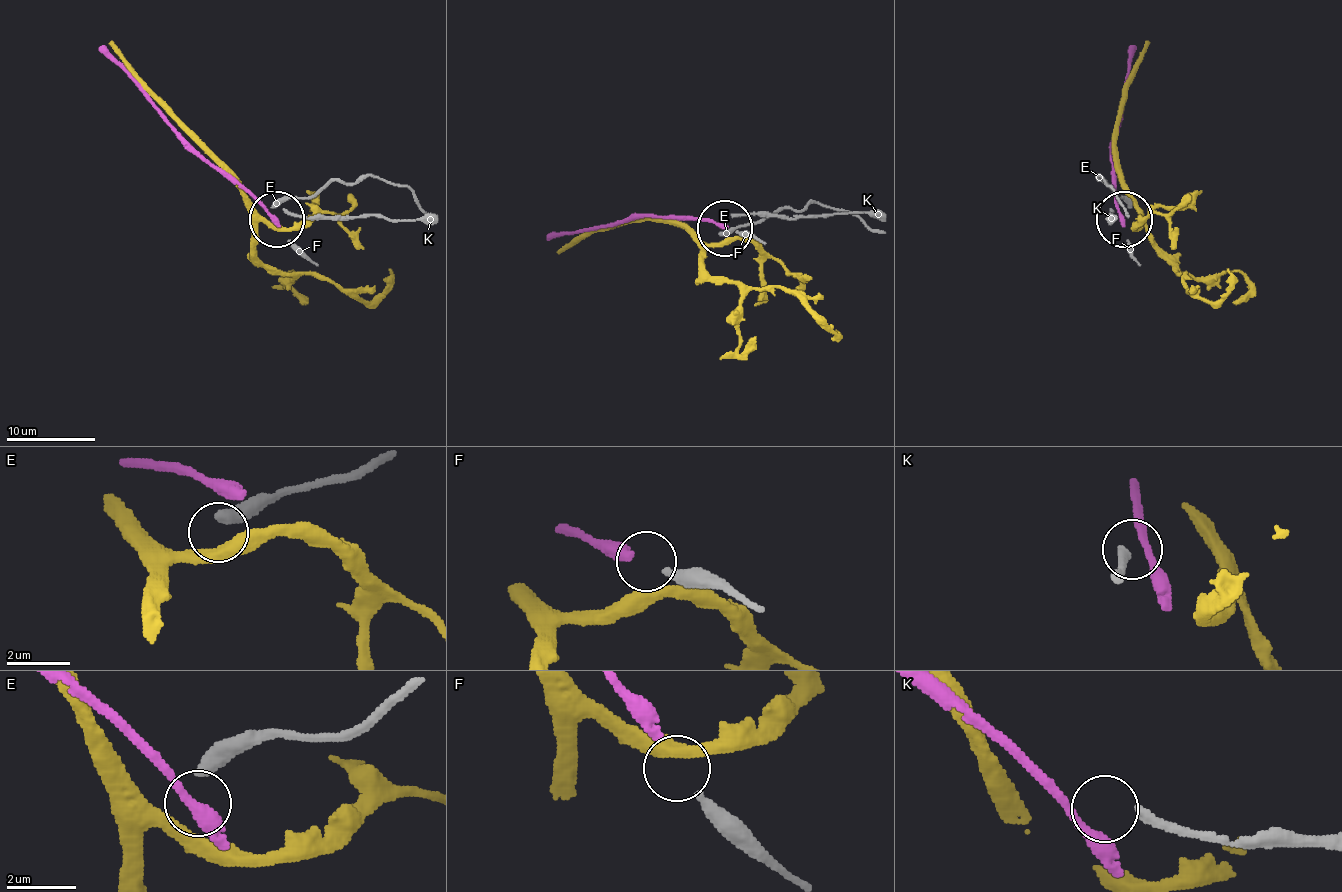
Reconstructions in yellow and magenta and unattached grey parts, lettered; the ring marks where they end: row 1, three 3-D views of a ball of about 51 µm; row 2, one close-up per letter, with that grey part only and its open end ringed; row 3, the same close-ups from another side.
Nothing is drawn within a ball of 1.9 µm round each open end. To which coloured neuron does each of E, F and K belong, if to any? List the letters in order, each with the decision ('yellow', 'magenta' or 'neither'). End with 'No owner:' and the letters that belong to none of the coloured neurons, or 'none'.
E: neither
F: magenta
K: neither
No owner: E, K

